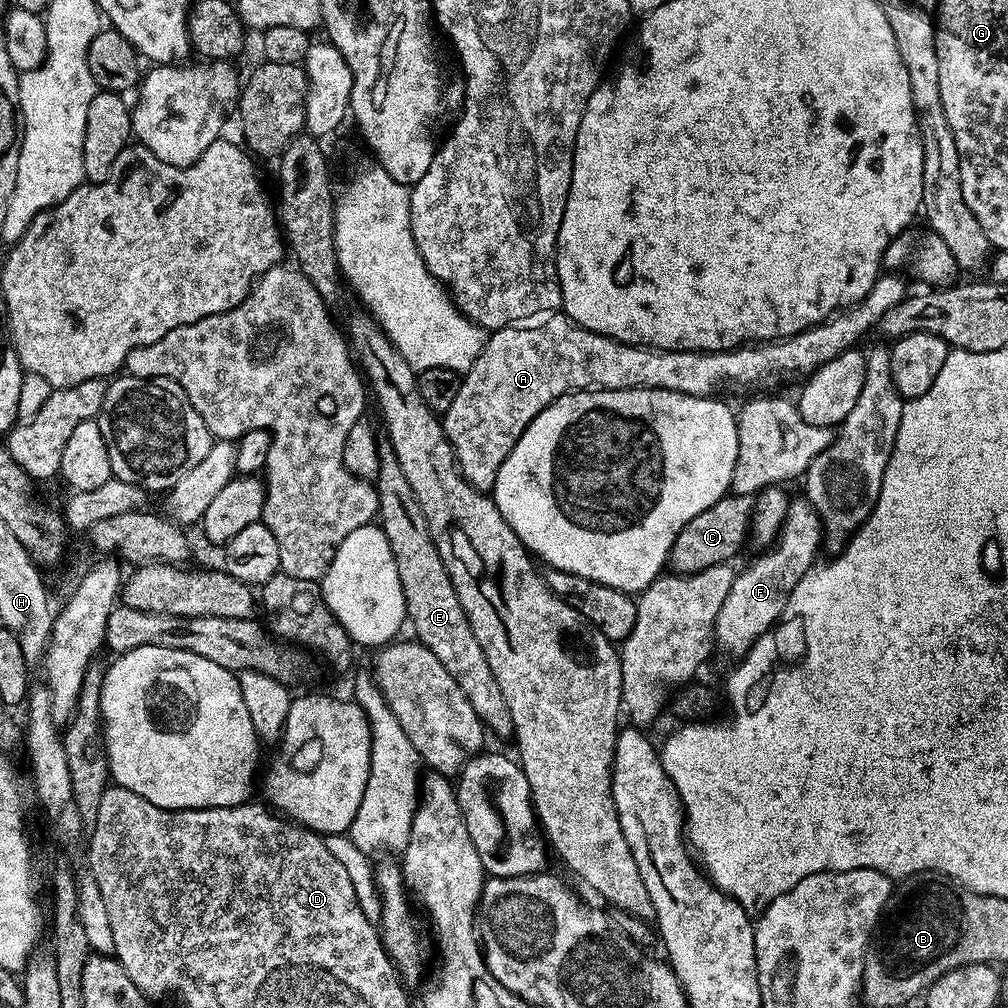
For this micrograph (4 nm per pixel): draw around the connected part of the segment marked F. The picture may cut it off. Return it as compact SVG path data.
M793 499L786 510L785 520L781 524L780 532L776 535L775 543L767 550L759 553L757 560L749 568L737 571L734 582L726 594L726 602L722 602L722 610L718 610L716 619L716 631L714 633L714 644L728 656L743 658L754 646L754 642L763 632L771 632L773 624L779 620L780 615L785 612L784 607L798 582L806 570L810 570L812 565L817 563L816 551L822 548L822 529L818 514L813 510L807 499Z

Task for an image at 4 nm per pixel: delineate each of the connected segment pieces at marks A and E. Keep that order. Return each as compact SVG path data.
M881 274L866 298L829 316L813 328L787 336L784 340L756 342L751 346L732 348L729 352L662 352L638 344L623 344L620 340L612 340L608 336L586 330L563 314L551 316L543 324L535 326L497 328L485 339L482 354L478 354L474 366L463 373L458 398L454 398L450 410L443 412L444 433L452 443L456 463L464 479L475 488L490 490L496 484L502 462L506 462L510 450L514 450L526 426L530 426L530 422L534 422L534 418L538 418L538 414L560 396L602 388L657 388L712 398L720 394L723 388L730 388L734 392L748 392L744 394L760 394L765 390L779 389L776 387L780 380L787 376L807 377L826 362L838 358L838 354L846 349L857 347L864 334L879 325L882 314L904 300L904 280L898 275L900 274Z
M388 443L380 446L380 469L374 481L378 494L380 510L379 527L383 528L390 542L390 550L394 554L394 566L398 566L398 578L402 582L404 610L407 623L416 631L415 639L446 666L450 678L458 682L462 694L474 707L474 712L485 729L500 738L513 737L513 718L509 707L498 690L498 682L494 682L494 674L490 670L490 662L486 662L486 654L482 654L482 646L478 646L478 638L474 638L474 630L470 630L470 622L466 618L466 610L462 610L462 602L458 602L458 594L452 585L450 574L438 554L432 541L432 535L426 522L426 514L422 514L422 506L418 506L418 498L414 498L414 490L410 490L410 482L406 482L406 474L402 474L402 466L398 466L398 458Z

